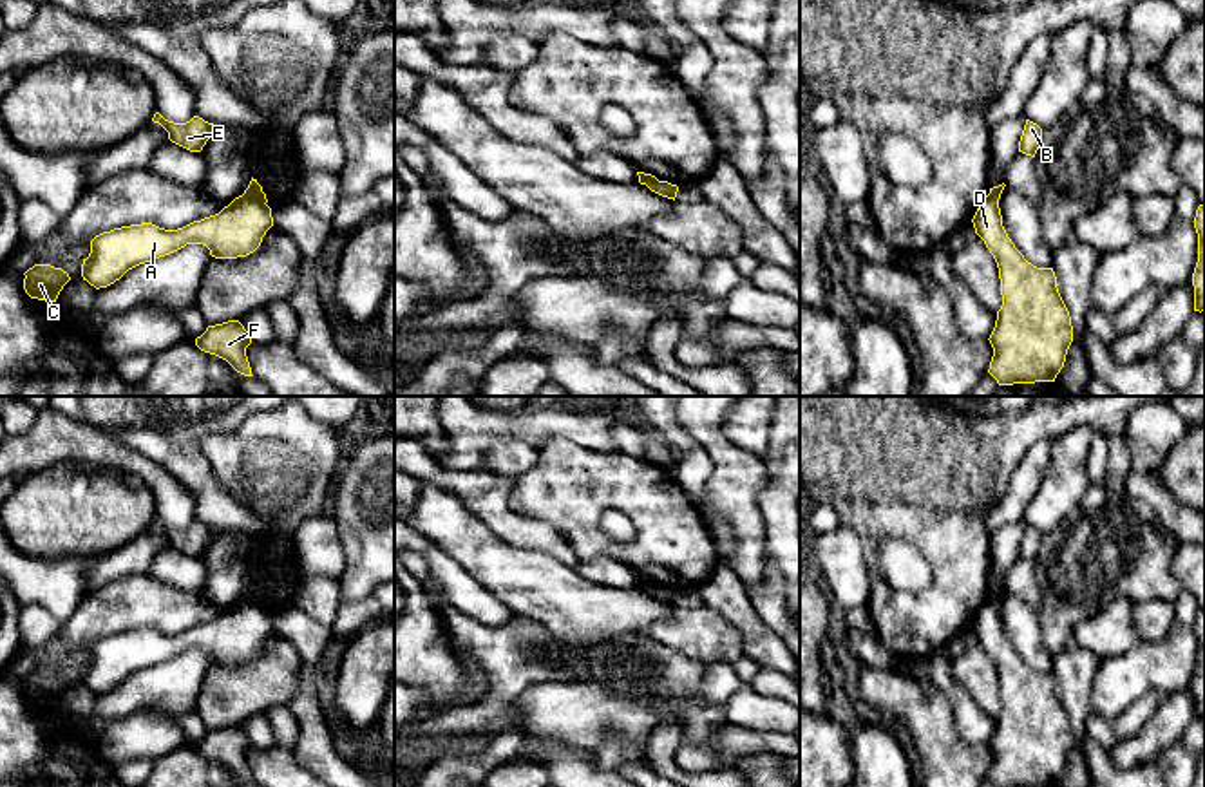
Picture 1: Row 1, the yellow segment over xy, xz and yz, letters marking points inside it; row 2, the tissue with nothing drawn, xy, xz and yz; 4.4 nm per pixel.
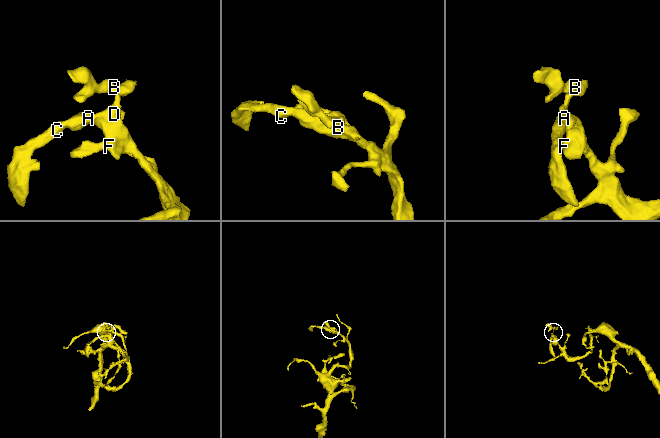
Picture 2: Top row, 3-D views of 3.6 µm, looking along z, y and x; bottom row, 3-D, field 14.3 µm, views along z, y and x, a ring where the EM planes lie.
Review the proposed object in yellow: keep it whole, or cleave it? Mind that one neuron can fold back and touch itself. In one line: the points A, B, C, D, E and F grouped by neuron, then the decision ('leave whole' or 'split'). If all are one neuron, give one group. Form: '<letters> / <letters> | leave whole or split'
A C D F / B E | split

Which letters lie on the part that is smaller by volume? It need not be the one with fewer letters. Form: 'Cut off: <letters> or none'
Cut off: B, E

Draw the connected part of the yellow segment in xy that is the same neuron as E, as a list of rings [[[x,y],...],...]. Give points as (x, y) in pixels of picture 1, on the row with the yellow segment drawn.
[[[156,112],[152,121],[159,123],[168,132],[172,143],[190,152],[201,152],[210,136],[217,130],[217,125],[204,121],[199,116],[194,116],[186,123],[174,123]]]

